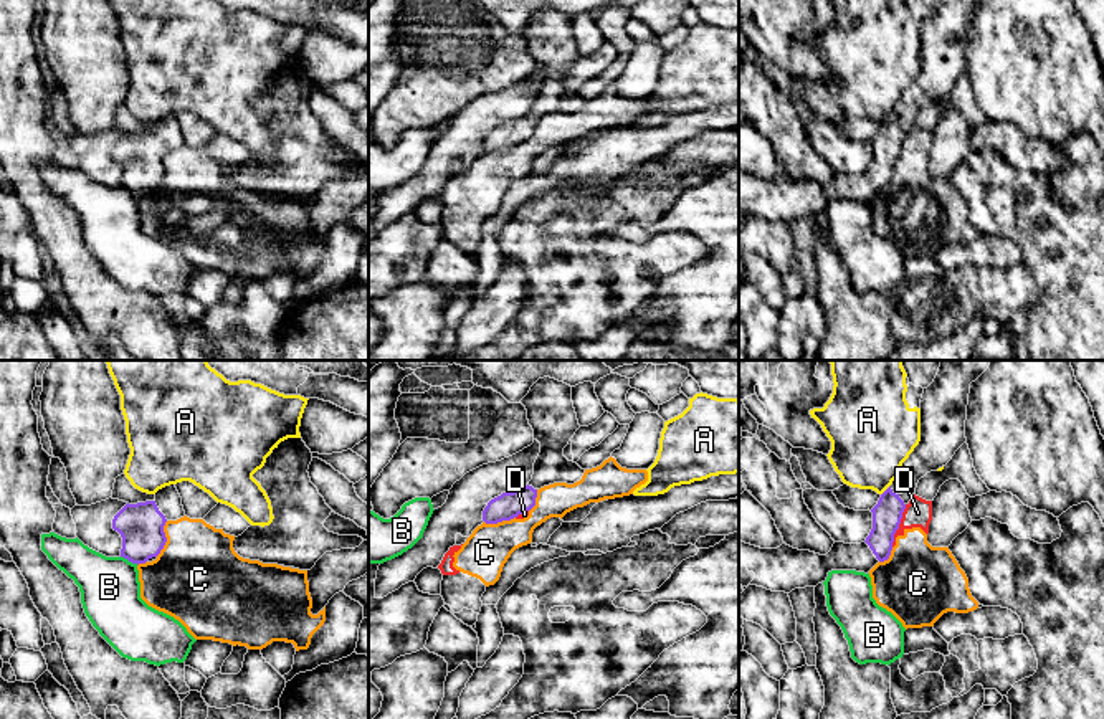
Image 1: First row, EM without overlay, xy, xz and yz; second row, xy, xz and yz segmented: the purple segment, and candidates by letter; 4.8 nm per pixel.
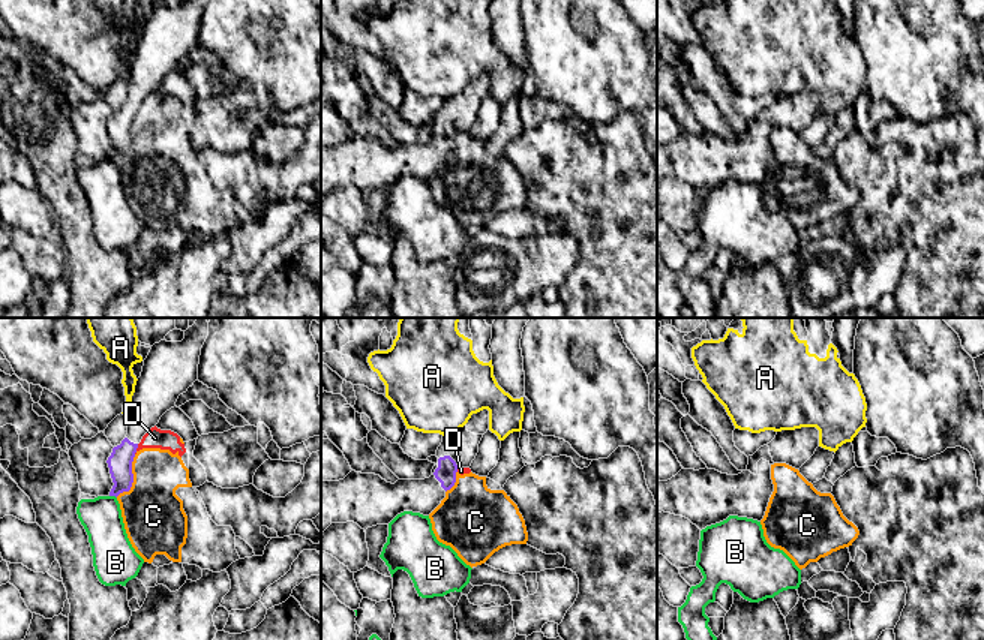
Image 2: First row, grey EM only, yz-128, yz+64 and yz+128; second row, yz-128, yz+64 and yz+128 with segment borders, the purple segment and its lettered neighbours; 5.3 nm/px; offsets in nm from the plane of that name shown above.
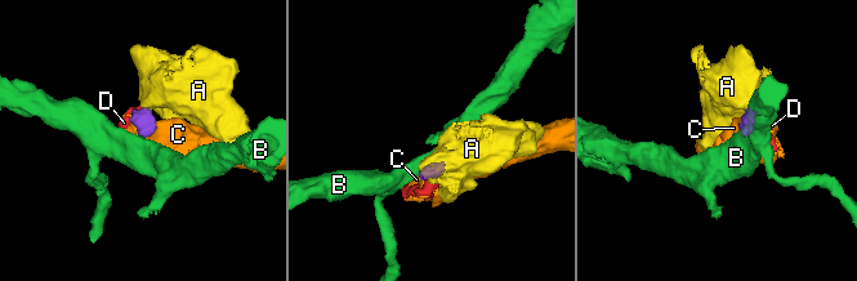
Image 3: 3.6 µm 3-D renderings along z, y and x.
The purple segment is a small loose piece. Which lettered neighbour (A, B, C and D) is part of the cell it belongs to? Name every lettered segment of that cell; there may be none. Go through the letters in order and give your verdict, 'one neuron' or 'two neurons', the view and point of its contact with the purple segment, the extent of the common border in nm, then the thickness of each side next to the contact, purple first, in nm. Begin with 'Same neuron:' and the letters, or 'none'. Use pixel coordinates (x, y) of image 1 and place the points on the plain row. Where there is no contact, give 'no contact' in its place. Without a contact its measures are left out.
Same neuron: none
A: two neurons; contact yz (886, 119); length 70 nm; calibres 140 and 380 nm
B: two neurons; contact xy (129, 190); length 100 nm; calibres 220 and 300 nm
C: two neurons; contact xy (166, 169); length 190 nm; calibres 220 and 440 nm
D: two neurons; contact yz (898, 156); length 220 nm; calibres 140 and 140 nm

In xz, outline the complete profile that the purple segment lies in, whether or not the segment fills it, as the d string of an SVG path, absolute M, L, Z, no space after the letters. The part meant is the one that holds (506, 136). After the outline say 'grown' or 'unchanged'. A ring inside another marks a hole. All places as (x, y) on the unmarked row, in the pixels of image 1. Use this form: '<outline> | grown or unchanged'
M544 7L531 17L529 23L521 30L521 33L527 40L527 50L534 60L534 69L540 73L540 83L534 93L532 109L524 117L512 122L502 122L488 132L483 140L483 150L486 154L511 150L519 144L531 140L535 136L537 121L540 117L554 112L573 114L580 111L585 102L585 99L582 99L577 93L569 91L564 86L564 78L580 58L572 31L572 17L555 8Z | grown

